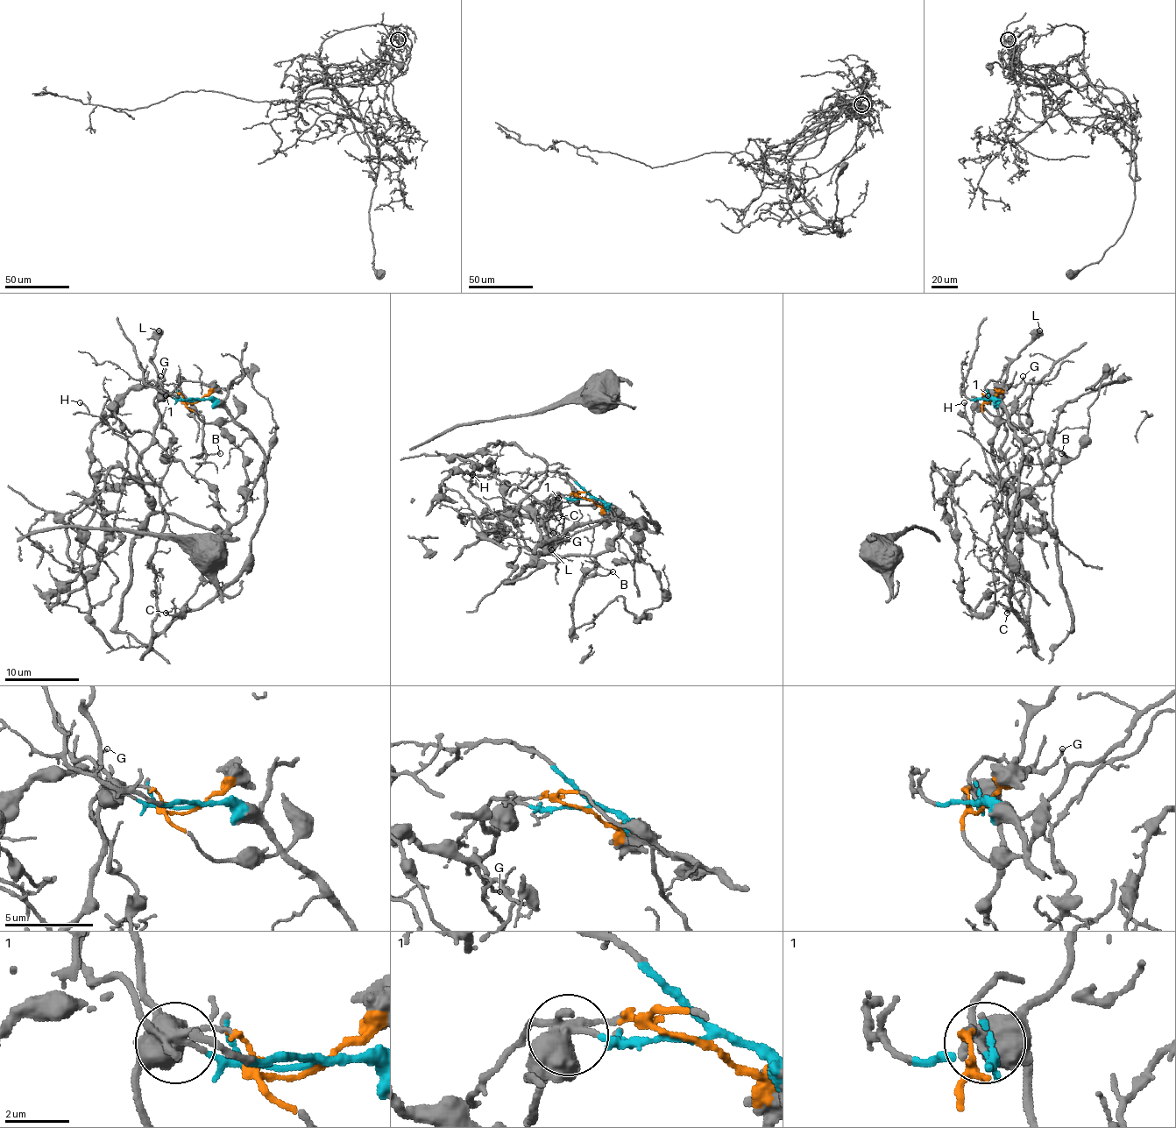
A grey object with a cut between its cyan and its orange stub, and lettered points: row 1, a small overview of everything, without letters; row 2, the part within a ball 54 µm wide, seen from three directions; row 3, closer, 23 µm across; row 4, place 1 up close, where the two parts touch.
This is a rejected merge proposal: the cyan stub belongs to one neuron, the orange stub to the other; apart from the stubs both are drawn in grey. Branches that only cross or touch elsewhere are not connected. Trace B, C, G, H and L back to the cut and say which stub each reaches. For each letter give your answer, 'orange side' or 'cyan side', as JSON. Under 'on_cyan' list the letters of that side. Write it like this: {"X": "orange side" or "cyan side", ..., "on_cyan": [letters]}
{"B": "orange side", "C": "cyan side", "G": "cyan side", "H": "cyan side", "L": "orange side", "on_cyan": ["C", "G", "H"]}

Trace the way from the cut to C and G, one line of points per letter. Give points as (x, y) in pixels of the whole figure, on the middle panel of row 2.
C: (589, 499), (657, 530), (644, 517), (624, 522), (557, 517)
G: (589, 499), (550, 495), (535, 515), (554, 534)

